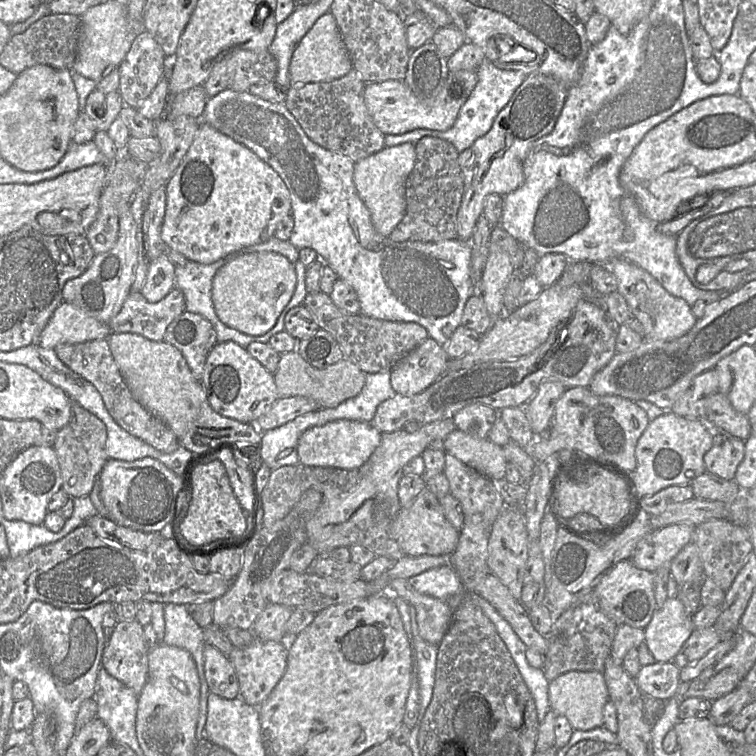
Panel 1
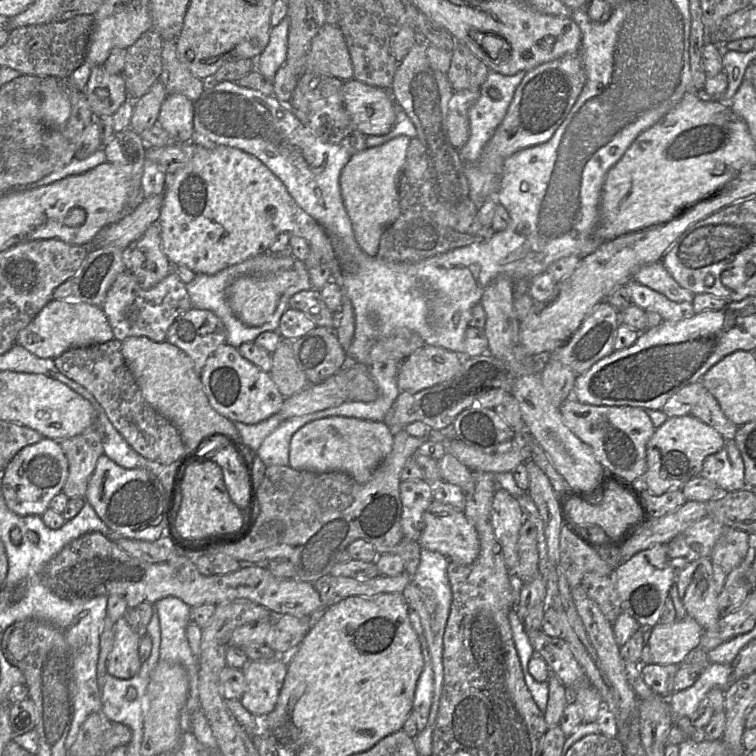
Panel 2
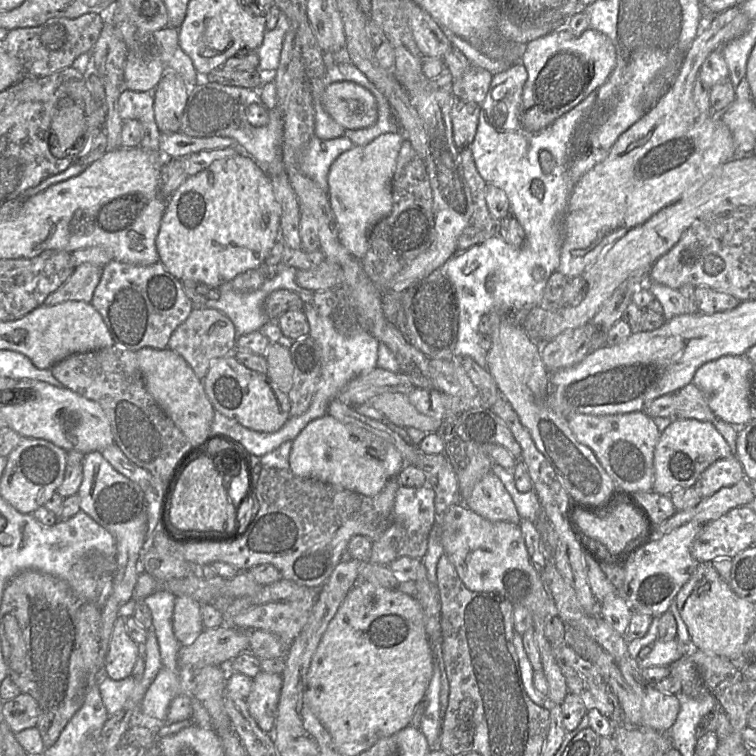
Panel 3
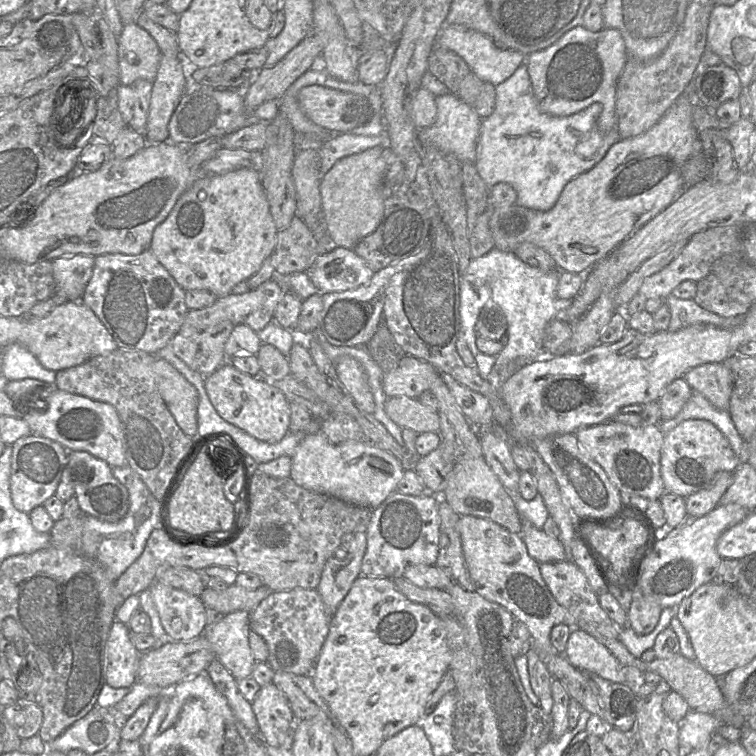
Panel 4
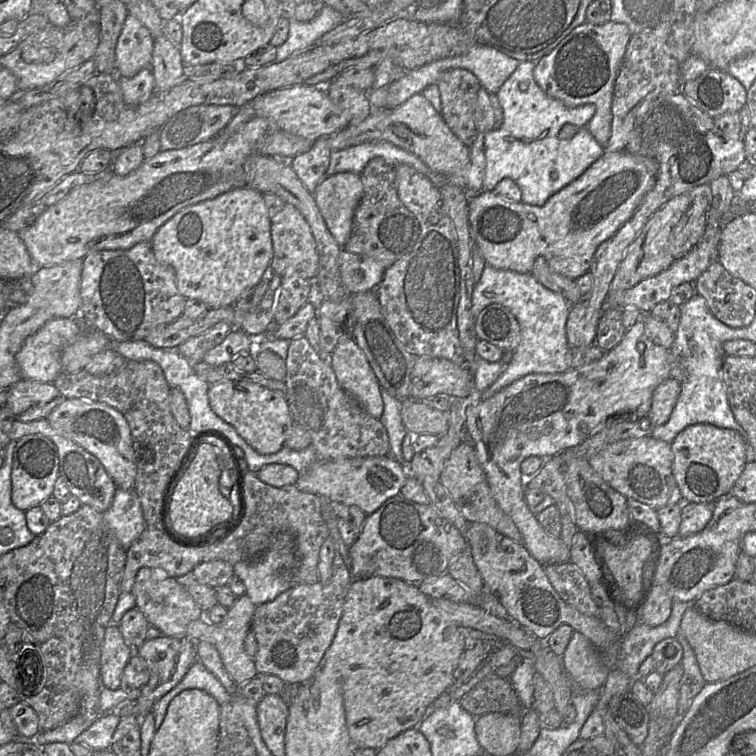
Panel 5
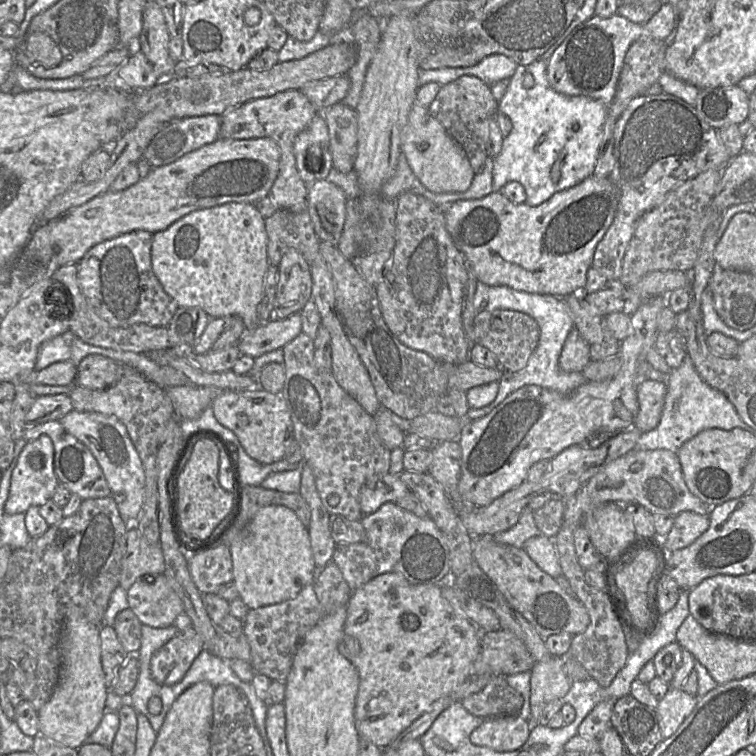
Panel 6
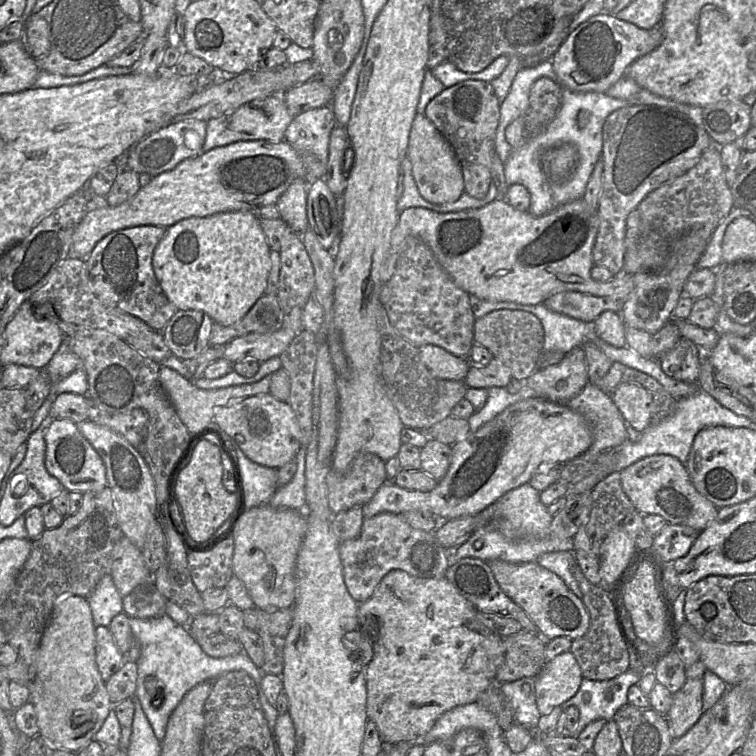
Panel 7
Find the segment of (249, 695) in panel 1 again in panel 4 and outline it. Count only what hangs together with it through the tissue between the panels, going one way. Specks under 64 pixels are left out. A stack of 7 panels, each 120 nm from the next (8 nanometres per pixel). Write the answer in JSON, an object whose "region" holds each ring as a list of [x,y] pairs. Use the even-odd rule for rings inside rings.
{"region":[[[272,682],[260,688],[251,705],[263,741],[272,748],[286,747],[296,719],[284,693]]]}

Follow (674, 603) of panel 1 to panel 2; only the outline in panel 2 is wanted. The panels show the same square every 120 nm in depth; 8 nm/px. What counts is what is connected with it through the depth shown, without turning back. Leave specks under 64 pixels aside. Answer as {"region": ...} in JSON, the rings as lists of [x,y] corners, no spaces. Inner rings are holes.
{"region":[[[690,616],[672,623],[657,623],[648,641],[649,664],[680,666],[685,657],[699,646],[702,627]]]}

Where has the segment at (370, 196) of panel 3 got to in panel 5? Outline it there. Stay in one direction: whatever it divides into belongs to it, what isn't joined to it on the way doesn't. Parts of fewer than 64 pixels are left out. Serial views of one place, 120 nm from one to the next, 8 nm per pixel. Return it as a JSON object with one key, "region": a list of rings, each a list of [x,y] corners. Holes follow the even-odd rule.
{"region":[[[352,172],[326,176],[313,193],[329,232],[342,248],[351,235],[355,210],[362,193],[360,174]]]}

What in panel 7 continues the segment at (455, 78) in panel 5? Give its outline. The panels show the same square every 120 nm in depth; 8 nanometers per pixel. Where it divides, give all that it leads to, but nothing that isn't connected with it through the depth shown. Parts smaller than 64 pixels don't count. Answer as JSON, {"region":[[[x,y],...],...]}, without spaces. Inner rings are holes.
{"region":[[[465,80],[444,88],[429,101],[424,111],[424,115],[454,149],[461,166],[465,193],[477,199],[483,199],[487,195],[492,183],[491,163],[496,153],[500,104],[490,82]]]}

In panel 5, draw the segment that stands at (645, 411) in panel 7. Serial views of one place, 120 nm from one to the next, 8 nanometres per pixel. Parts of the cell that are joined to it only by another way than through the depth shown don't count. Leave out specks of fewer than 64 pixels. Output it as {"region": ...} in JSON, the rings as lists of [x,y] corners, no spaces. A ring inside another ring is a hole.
{"region":[[[675,379],[663,380],[654,390],[647,417],[654,427],[665,424],[673,411],[681,392],[681,383]]]}

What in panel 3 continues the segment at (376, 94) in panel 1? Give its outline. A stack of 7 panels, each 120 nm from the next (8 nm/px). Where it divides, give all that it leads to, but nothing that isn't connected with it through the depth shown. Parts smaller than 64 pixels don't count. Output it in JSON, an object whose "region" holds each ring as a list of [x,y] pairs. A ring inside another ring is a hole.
{"region":[[[354,82],[328,85],[321,96],[321,103],[327,114],[345,130],[369,128],[378,119],[375,97]],[[455,99],[452,105],[451,118],[454,142],[459,149],[468,148],[473,142],[480,110],[481,105]]]}

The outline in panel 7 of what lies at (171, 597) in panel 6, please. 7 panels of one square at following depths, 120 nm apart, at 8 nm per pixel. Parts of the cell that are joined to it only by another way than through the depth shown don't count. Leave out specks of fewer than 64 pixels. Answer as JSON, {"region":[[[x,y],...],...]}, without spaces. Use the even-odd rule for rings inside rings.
{"region":[[[153,577],[152,583],[147,583],[144,586],[138,586],[131,593],[122,598],[123,612],[125,612],[129,617],[135,617],[140,619],[154,619],[163,616],[164,614],[166,614],[165,609],[167,602],[168,600],[155,588],[153,584]]]}

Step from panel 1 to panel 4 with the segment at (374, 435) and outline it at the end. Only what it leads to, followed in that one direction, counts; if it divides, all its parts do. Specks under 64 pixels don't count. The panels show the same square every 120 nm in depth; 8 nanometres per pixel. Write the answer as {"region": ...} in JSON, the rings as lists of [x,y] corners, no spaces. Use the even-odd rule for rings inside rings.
{"region":[[[319,430],[307,434],[292,457],[290,477],[308,490],[328,494],[346,503],[375,509],[397,491],[405,471],[403,463],[390,452],[363,442],[333,444]]]}

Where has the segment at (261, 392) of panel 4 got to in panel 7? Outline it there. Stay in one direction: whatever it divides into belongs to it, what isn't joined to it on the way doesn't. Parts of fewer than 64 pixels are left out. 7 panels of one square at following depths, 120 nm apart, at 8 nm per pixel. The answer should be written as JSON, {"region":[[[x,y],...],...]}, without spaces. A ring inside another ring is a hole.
{"region":[[[260,394],[215,409],[213,422],[221,432],[233,439],[252,462],[279,469],[295,459],[300,443],[300,428],[296,415],[288,403],[268,394]]]}

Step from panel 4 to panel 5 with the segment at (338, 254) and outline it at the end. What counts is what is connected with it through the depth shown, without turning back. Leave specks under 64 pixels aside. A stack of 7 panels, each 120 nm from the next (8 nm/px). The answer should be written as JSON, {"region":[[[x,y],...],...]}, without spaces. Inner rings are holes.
{"region":[[[343,248],[339,255],[339,265],[342,284],[349,293],[375,291],[386,270],[378,260]]]}

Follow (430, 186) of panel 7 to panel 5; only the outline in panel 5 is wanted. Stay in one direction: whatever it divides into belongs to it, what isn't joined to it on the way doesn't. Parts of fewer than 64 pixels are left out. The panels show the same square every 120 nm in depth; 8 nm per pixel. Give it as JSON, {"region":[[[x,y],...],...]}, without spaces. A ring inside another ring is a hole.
{"region":[[[422,93],[408,98],[403,104],[389,109],[373,109],[368,117],[358,125],[326,136],[332,150],[340,150],[370,141],[388,141],[415,154],[432,171],[451,174],[464,169],[469,163],[469,147],[451,131],[432,104]]]}

